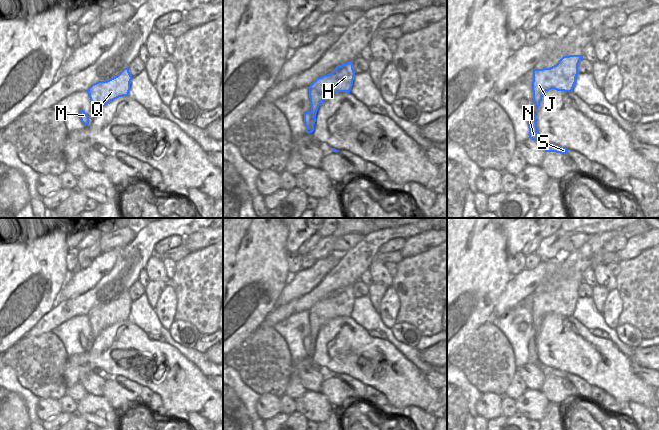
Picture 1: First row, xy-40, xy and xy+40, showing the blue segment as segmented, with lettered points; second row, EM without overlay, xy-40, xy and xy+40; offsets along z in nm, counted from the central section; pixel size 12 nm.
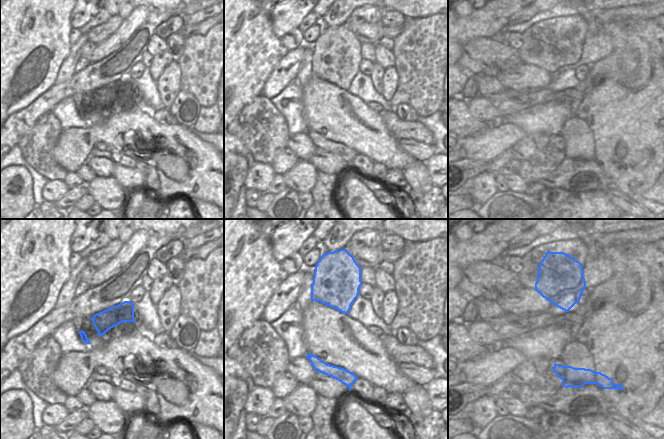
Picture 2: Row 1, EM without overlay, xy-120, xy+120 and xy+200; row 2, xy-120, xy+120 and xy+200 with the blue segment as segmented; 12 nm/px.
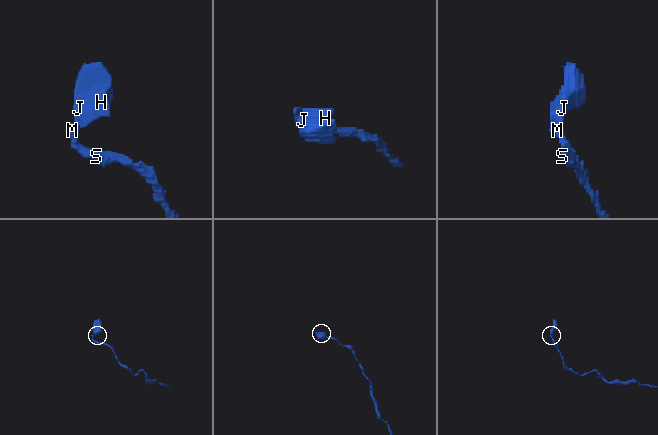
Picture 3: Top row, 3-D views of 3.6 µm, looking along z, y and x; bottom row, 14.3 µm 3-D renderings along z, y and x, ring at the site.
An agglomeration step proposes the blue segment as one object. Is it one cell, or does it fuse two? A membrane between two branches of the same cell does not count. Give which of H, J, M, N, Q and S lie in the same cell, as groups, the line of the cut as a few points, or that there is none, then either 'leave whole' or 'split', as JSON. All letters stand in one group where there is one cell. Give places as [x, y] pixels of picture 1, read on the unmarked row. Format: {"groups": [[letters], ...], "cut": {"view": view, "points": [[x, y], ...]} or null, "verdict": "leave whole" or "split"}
{"groups": [["H", "J", "Q"], ["M", "N", "S"]], "cut": {"view": "xy", "points": [[310, 335], [314, 341]]}, "verdict": "split"}

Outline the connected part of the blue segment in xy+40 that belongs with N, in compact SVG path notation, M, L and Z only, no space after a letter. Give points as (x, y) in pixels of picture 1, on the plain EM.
M535 337L529 340L528 351L529 351L529 362L534 365L539 365L546 376L567 377L568 373L565 371L561 371L559 369L555 369L552 367L543 367L540 365L540 362L537 356L537 346L536 346Z

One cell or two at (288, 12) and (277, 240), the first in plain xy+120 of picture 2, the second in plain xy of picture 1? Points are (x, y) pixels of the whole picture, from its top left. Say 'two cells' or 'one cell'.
two cells

